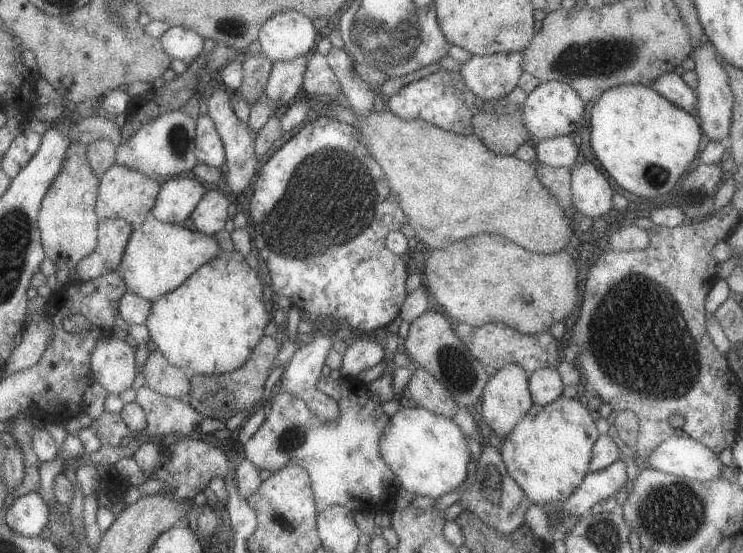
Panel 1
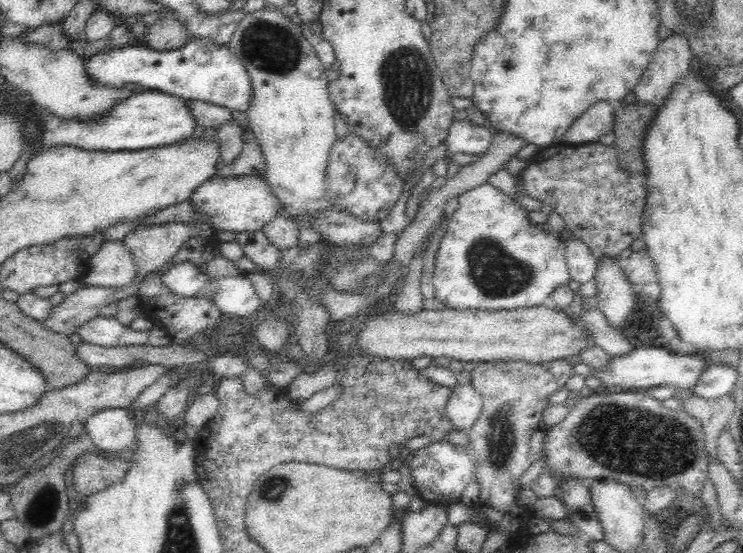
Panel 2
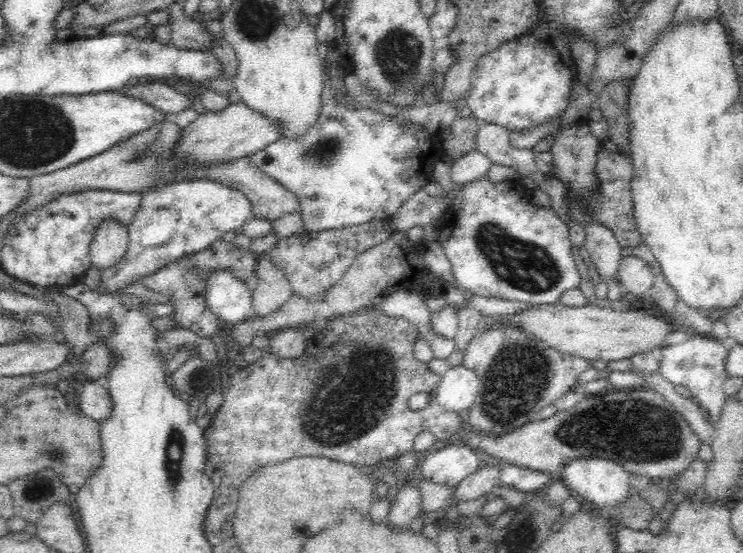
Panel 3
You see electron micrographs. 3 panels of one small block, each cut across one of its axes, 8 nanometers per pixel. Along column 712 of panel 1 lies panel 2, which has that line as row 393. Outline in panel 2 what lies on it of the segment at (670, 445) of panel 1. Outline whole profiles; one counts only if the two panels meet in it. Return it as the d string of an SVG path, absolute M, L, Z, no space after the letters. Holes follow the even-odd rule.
M458 383L452 389L445 411L452 421L452 426L466 432L476 424L483 405L482 397L467 383L463 385Z

